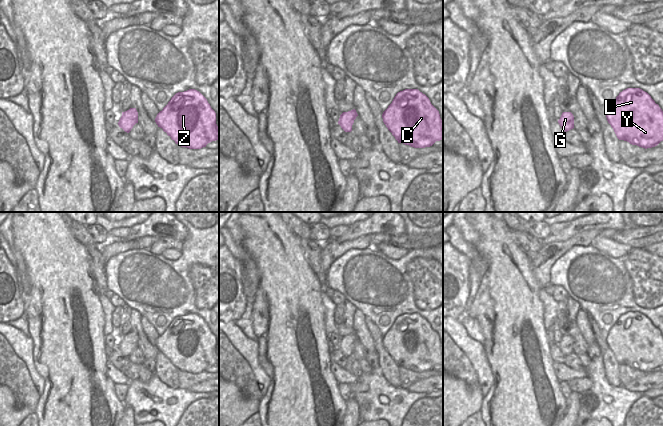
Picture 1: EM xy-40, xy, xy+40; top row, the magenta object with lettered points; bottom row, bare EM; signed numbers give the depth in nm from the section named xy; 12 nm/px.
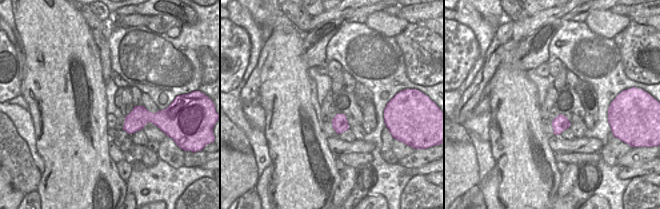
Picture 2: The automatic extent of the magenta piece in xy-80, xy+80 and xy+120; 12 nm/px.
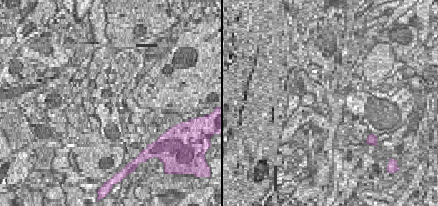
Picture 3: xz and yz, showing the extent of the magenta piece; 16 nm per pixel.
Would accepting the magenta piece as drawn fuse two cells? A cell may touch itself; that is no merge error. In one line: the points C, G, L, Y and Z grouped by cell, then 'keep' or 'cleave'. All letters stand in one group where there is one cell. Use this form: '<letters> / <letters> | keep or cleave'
C G L Y Z | keep

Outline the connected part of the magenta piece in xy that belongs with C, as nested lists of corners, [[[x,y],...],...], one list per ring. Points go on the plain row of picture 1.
[[[418,313],[398,316],[382,342],[398,367],[425,372],[443,364],[439,335]]]

